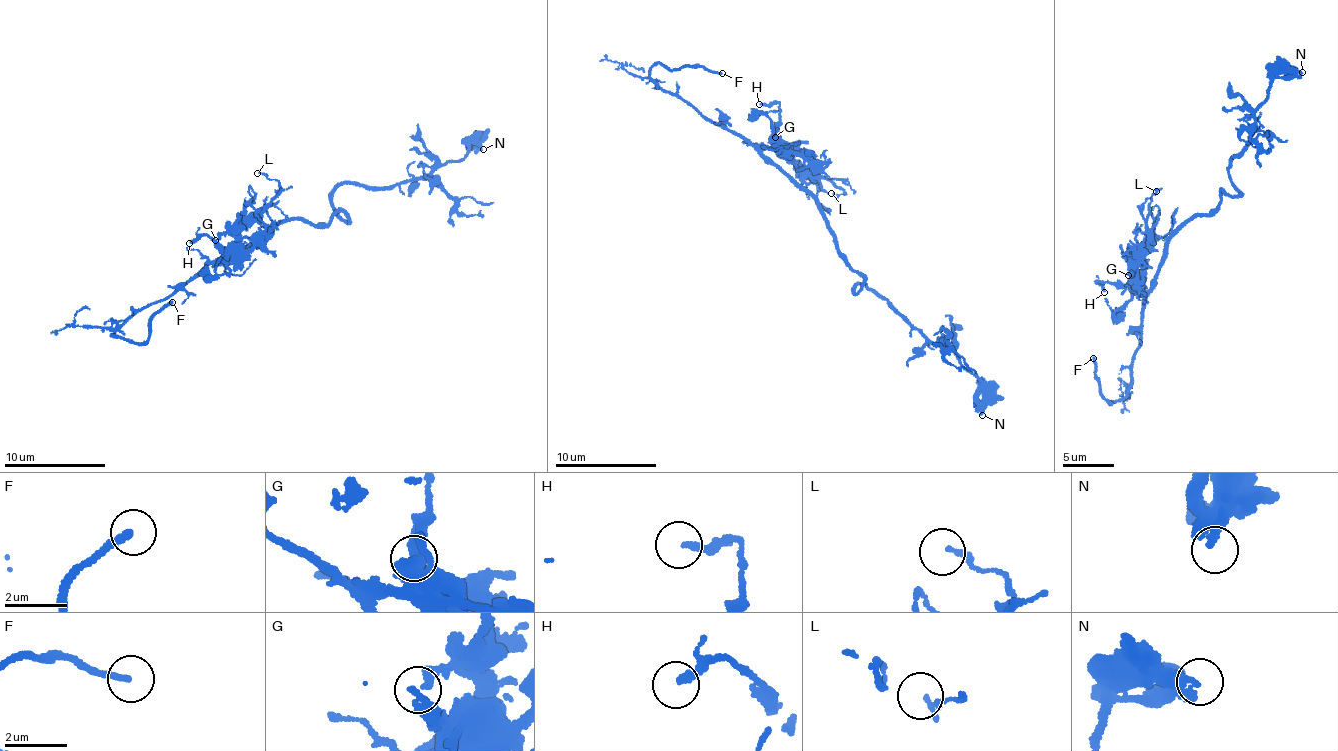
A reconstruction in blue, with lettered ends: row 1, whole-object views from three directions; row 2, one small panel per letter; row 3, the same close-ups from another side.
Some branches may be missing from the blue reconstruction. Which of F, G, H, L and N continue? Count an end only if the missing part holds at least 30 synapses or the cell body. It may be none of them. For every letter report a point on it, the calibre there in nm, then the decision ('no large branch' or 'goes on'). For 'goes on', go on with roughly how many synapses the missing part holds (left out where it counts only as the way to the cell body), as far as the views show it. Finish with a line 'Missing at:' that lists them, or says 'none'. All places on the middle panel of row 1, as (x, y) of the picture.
F: (722, 73) | 220 nm | goes on
G: (775, 137) | 190 nm | no large branch
H: (759, 104) | 220 nm | no large branch
L: (831, 193) | 110 nm | no large branch
N: (982, 415) | 320 nm | no large branch
Missing at: F

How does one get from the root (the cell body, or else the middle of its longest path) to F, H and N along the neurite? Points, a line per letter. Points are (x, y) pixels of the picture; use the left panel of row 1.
F: (289, 220), (281, 220), (231, 251), (111, 333), (135, 343), (145, 342), (147, 326), (172, 302)
H: (289, 220), (281, 220), (235, 252), (220, 257), (220, 261), (222, 253), (208, 238), (194, 238), (189, 243)
N: (289, 220), (348, 221), (331, 200), (340, 185), (389, 188), (469, 145), (483, 149)

